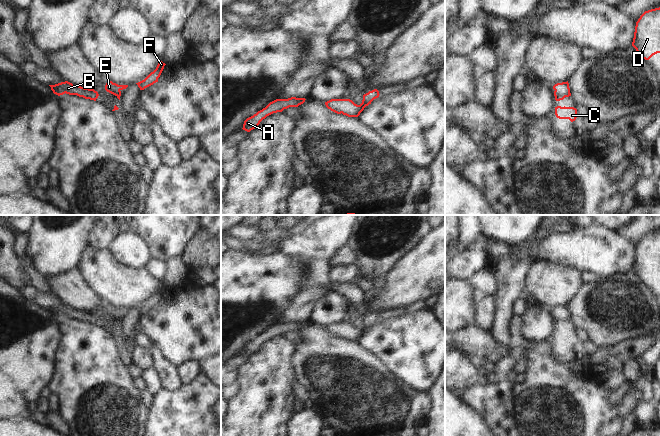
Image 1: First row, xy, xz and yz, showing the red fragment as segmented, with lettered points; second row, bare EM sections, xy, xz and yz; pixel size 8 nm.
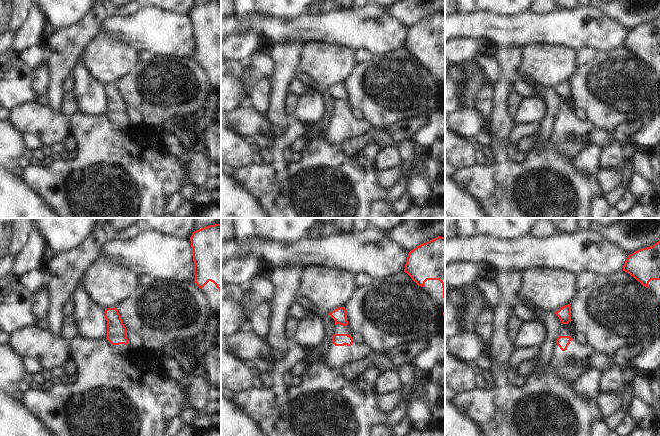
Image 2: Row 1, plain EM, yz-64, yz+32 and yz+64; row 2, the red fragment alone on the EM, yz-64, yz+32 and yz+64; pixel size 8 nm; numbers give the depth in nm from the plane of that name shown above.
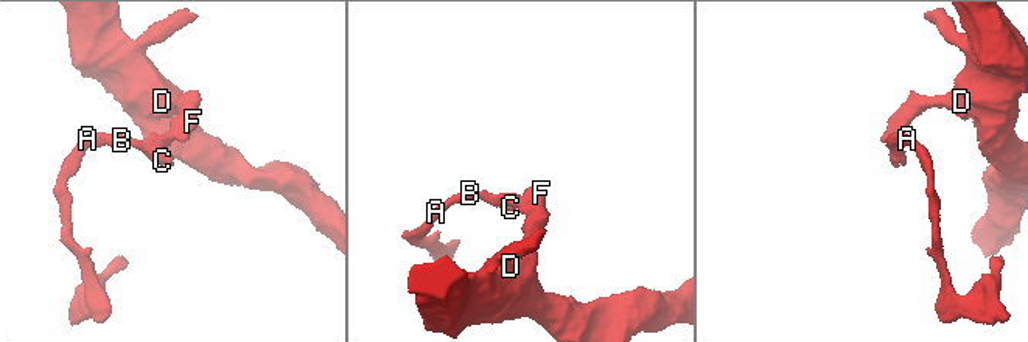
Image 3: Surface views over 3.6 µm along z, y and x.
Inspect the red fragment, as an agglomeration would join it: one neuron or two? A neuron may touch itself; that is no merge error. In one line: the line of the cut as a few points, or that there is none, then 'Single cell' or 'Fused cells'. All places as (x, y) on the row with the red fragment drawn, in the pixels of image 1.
No split. Single cell

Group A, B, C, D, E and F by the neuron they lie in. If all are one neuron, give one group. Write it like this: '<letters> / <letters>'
A B C D E F

